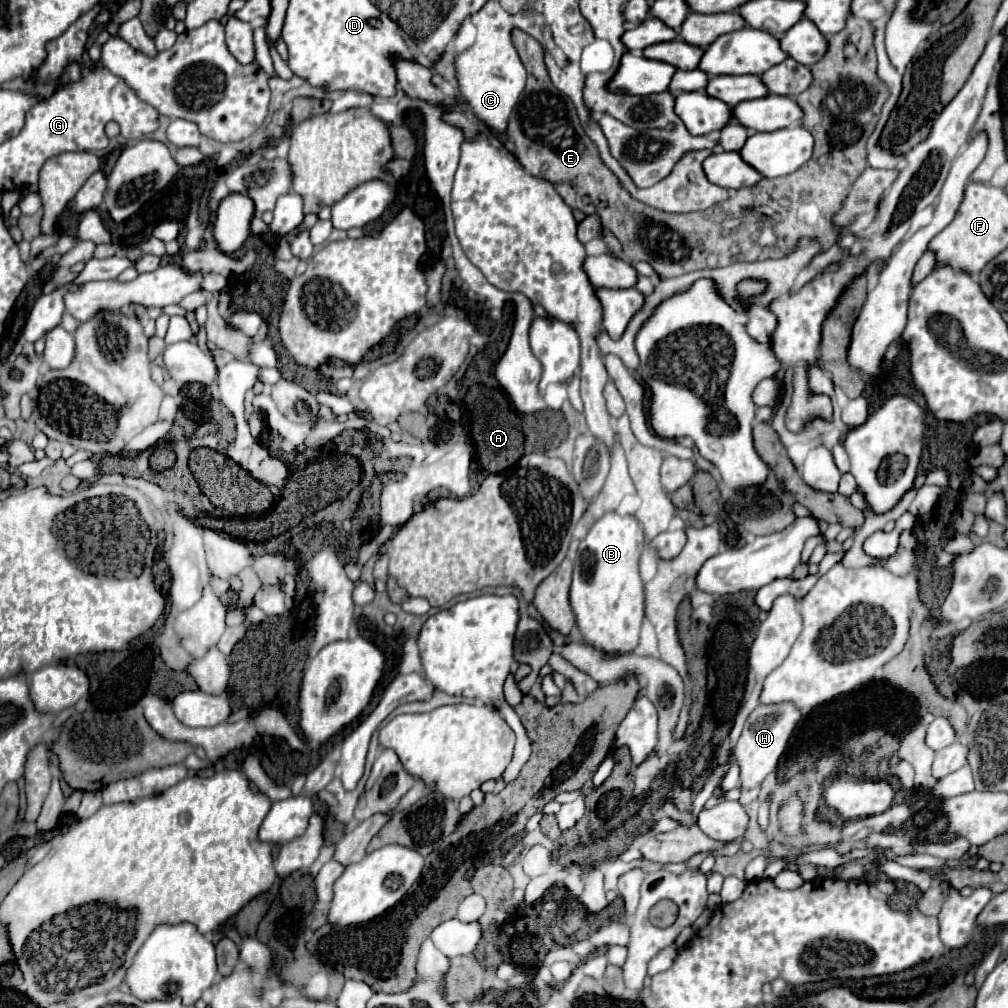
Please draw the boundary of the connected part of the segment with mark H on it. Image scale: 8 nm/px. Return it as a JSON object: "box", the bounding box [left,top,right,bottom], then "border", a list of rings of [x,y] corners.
{"box":[735,702,801,790],"border":[[[789,702],[757,706],[749,714],[749,718],[747,718],[747,722],[743,726],[743,732],[741,732],[741,736],[739,736],[737,744],[735,744],[735,762],[737,762],[739,770],[741,770],[739,786],[743,790],[757,788],[763,782],[763,778],[777,768],[779,758],[783,756],[783,752],[787,748],[787,740],[793,734],[799,718],[801,718],[801,712]]]}

